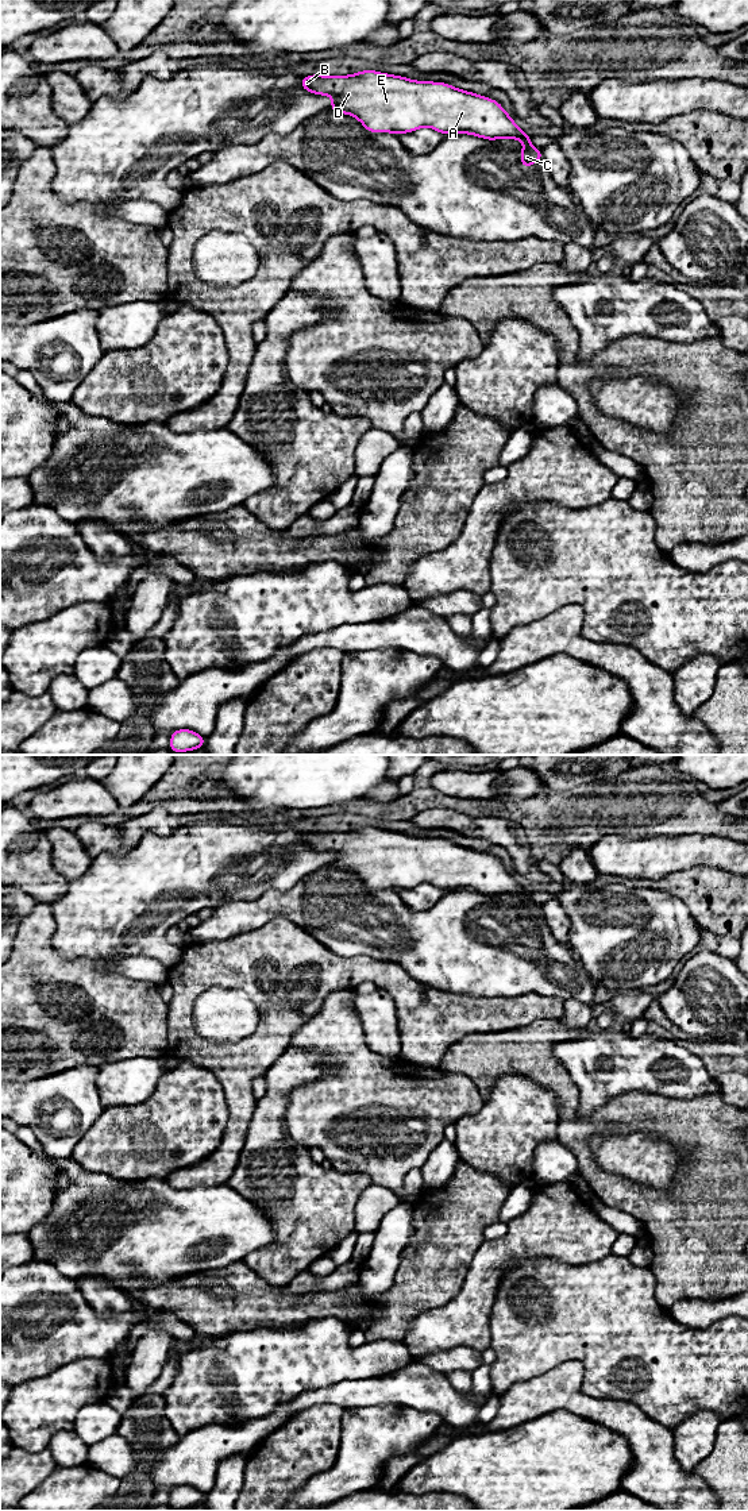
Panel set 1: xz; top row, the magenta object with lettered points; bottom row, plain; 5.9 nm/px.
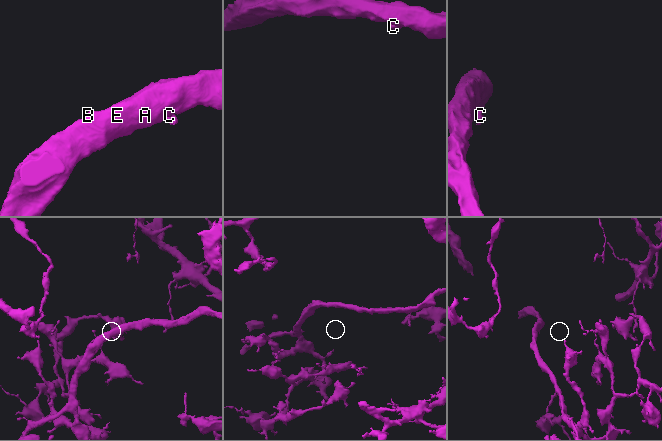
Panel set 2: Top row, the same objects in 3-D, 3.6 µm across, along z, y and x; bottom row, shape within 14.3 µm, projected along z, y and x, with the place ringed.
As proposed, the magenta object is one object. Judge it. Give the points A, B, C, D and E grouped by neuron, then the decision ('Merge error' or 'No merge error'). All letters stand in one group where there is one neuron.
Groups: A B D E / C. Merge error

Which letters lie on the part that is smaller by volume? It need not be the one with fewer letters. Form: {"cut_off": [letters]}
{"cut_off": ["C"]}

